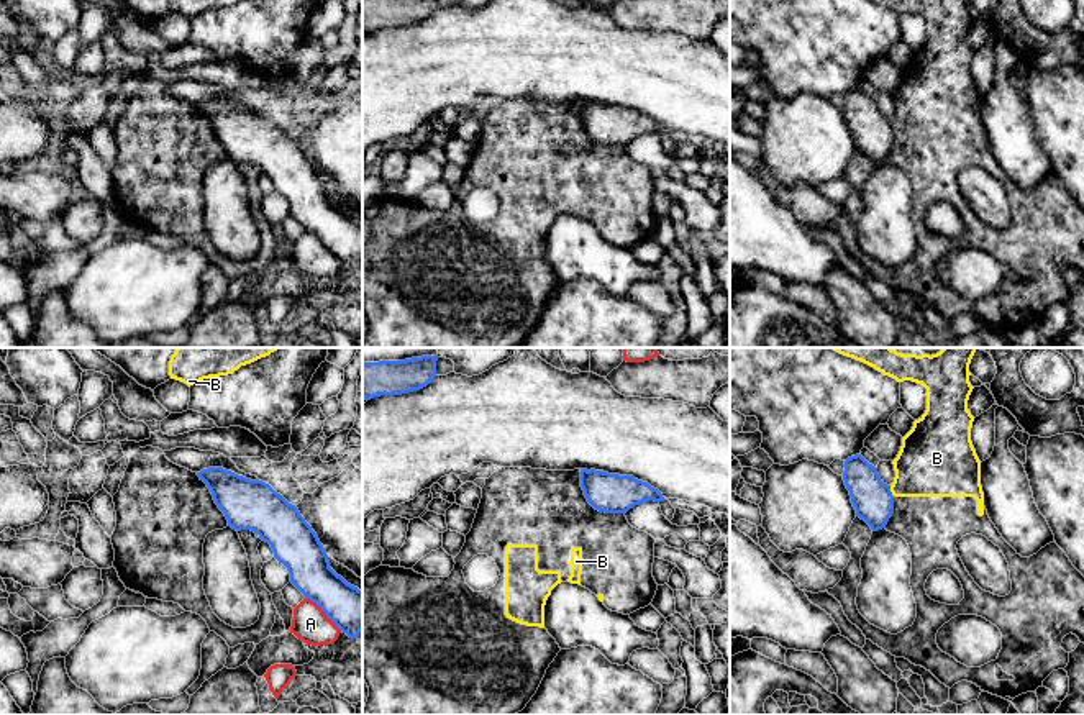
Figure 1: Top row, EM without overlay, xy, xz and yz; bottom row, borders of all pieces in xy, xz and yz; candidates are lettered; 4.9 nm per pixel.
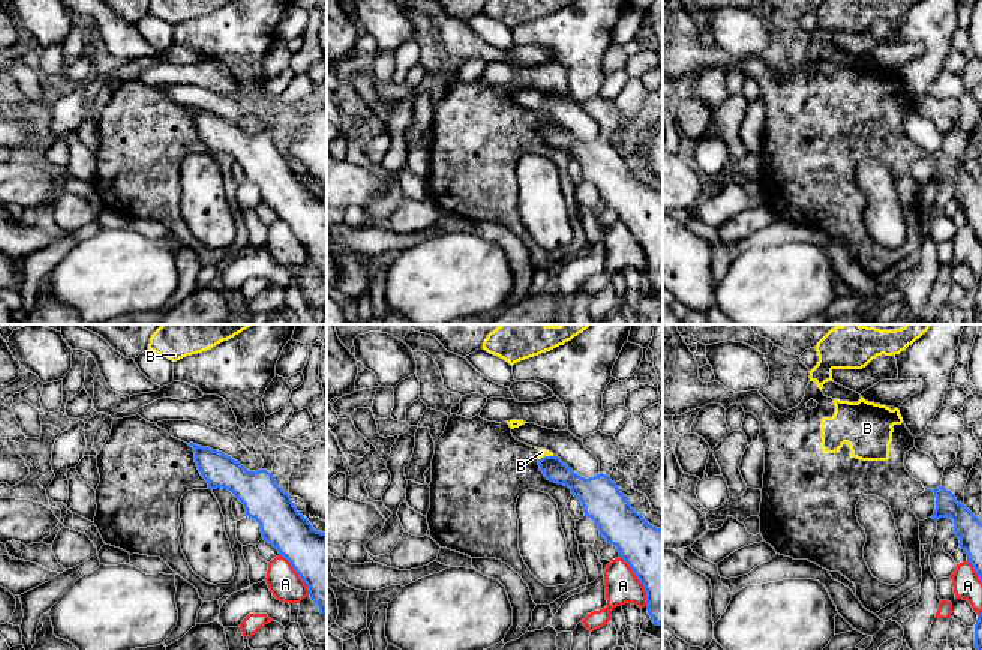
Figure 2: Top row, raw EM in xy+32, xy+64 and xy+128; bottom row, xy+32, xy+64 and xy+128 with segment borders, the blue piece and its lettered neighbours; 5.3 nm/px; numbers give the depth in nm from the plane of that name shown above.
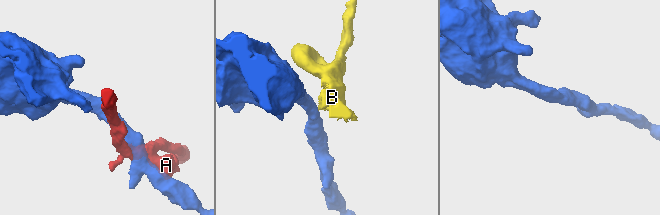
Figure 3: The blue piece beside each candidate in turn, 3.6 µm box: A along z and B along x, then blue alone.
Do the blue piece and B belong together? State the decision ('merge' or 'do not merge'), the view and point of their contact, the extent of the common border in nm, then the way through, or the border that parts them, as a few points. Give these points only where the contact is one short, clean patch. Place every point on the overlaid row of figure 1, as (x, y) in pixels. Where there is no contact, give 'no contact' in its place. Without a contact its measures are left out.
do not merge; contact yz (889, 491); length 60 nm; border yz (889, 486), (894, 496)

